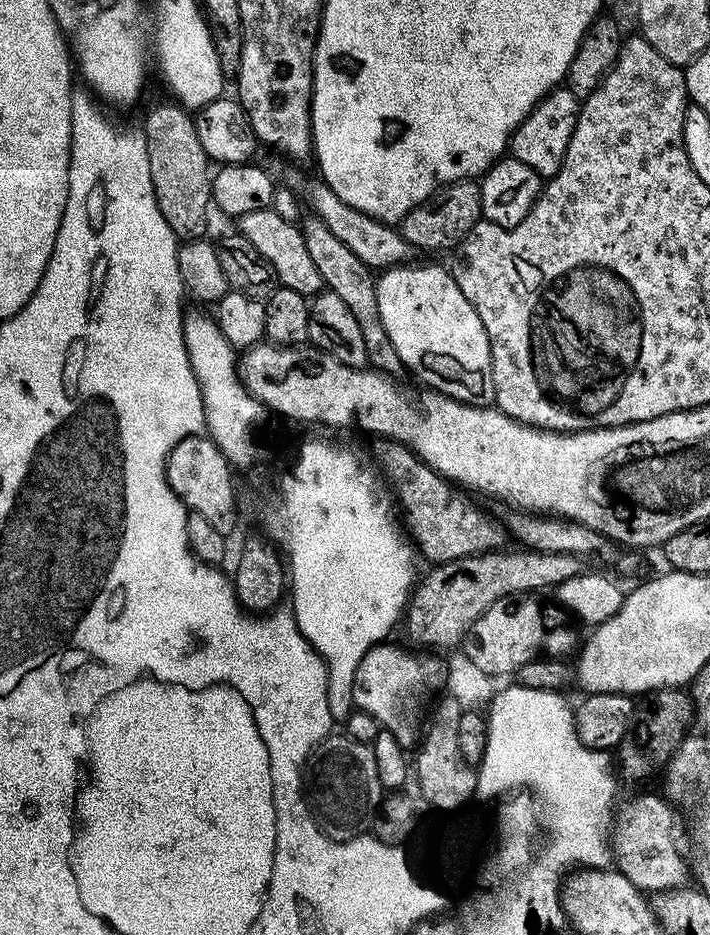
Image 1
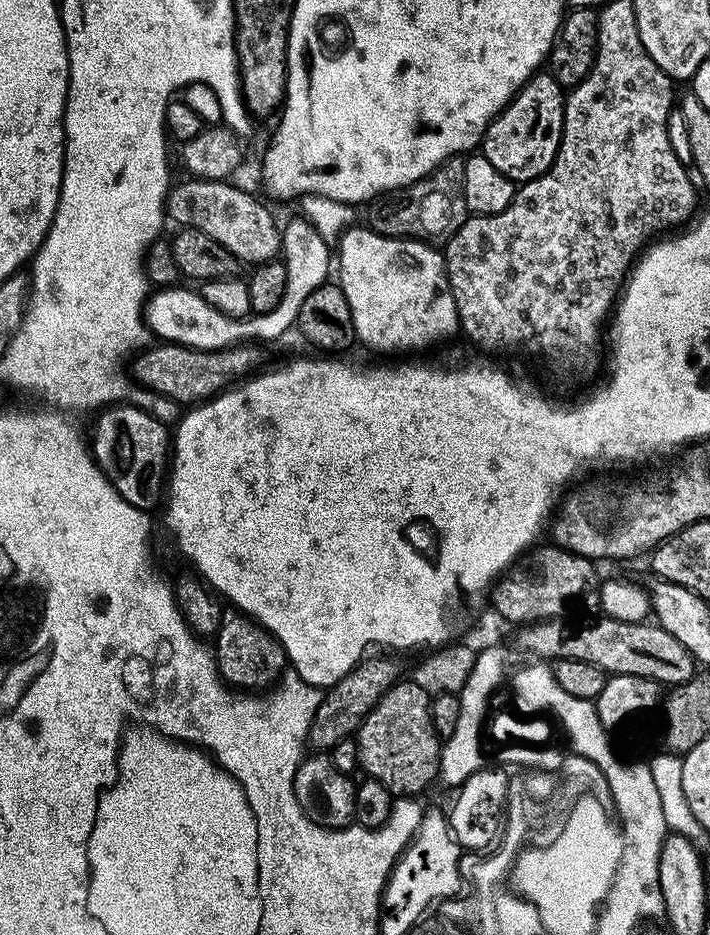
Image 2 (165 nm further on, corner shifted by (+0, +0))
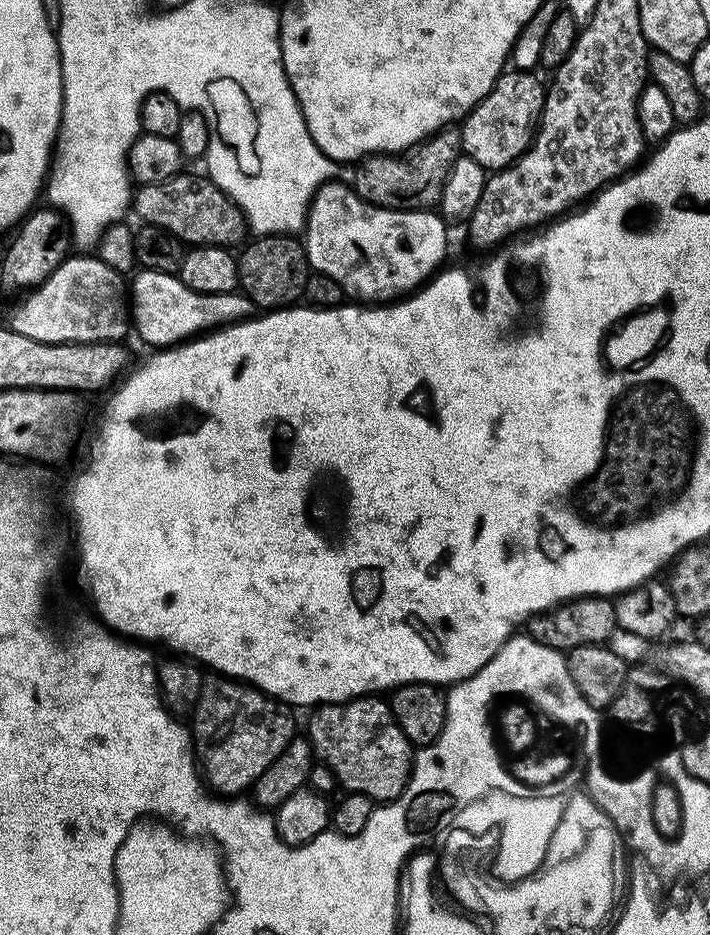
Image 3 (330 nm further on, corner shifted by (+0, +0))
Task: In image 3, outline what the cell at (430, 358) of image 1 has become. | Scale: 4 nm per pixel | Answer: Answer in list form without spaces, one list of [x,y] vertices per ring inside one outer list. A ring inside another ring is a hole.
[[[334,183],[321,185],[308,207],[302,229],[304,252],[313,273],[334,278],[345,297],[356,302],[391,302],[417,291],[436,275],[448,252],[449,225],[439,211],[379,208],[367,204],[347,183]]]

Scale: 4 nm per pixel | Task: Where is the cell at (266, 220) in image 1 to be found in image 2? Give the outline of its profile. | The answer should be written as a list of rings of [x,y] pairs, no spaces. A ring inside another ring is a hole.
[[[185,179],[185,184],[180,184],[171,189],[166,197],[166,216],[169,221],[177,220],[177,225],[196,227],[202,233],[224,246],[230,254],[248,266],[265,264],[267,260],[275,260],[281,255],[281,225],[276,225],[272,212],[264,208],[264,204],[256,196],[235,188],[228,180],[197,180]]]

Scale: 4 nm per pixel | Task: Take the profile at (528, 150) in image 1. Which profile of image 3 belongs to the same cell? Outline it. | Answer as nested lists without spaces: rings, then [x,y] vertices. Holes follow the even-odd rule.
[[[535,71],[501,72],[490,94],[486,94],[459,125],[461,153],[474,158],[485,172],[491,174],[508,168],[532,145],[536,131],[540,129],[546,91],[545,81],[540,81],[536,75]]]

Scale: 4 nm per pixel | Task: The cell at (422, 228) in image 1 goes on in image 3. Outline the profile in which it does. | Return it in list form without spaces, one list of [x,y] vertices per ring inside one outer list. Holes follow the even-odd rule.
[[[459,127],[441,128],[439,132],[403,154],[365,156],[355,165],[356,177],[350,180],[350,184],[356,195],[363,198],[367,204],[379,208],[432,210],[439,205],[448,172],[460,155]]]

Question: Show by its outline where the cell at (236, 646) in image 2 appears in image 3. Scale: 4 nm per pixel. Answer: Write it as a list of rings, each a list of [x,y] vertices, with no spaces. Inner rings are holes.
[[[219,674],[205,679],[201,697],[190,716],[190,731],[207,787],[224,798],[239,797],[247,788],[249,791],[256,780],[262,778],[262,773],[270,766],[270,762],[274,762],[274,758],[278,758],[278,754],[286,750],[289,742],[297,739],[296,716],[292,712],[295,711],[283,700],[245,684],[243,680],[233,680]]]

